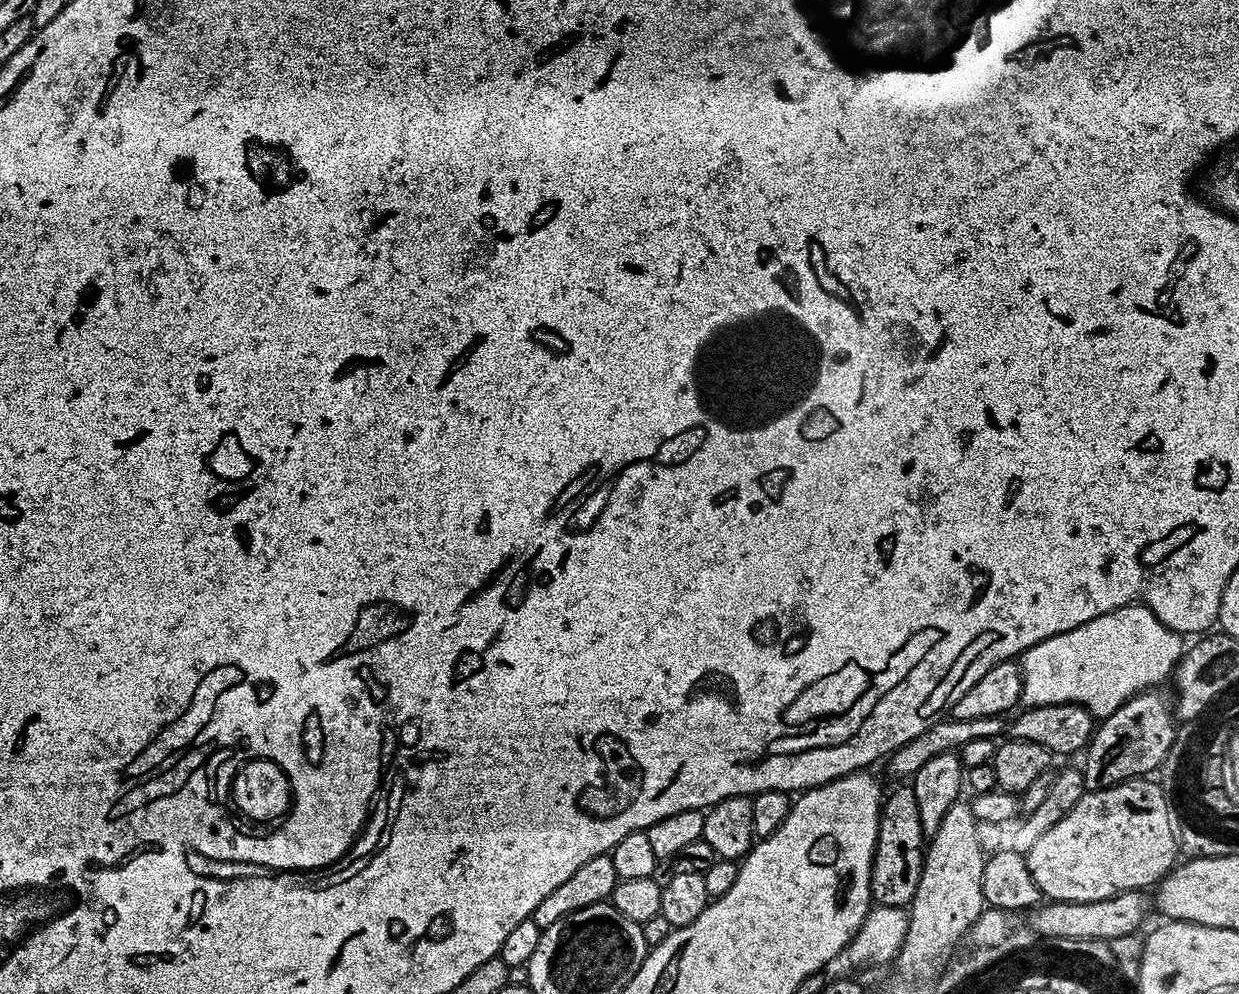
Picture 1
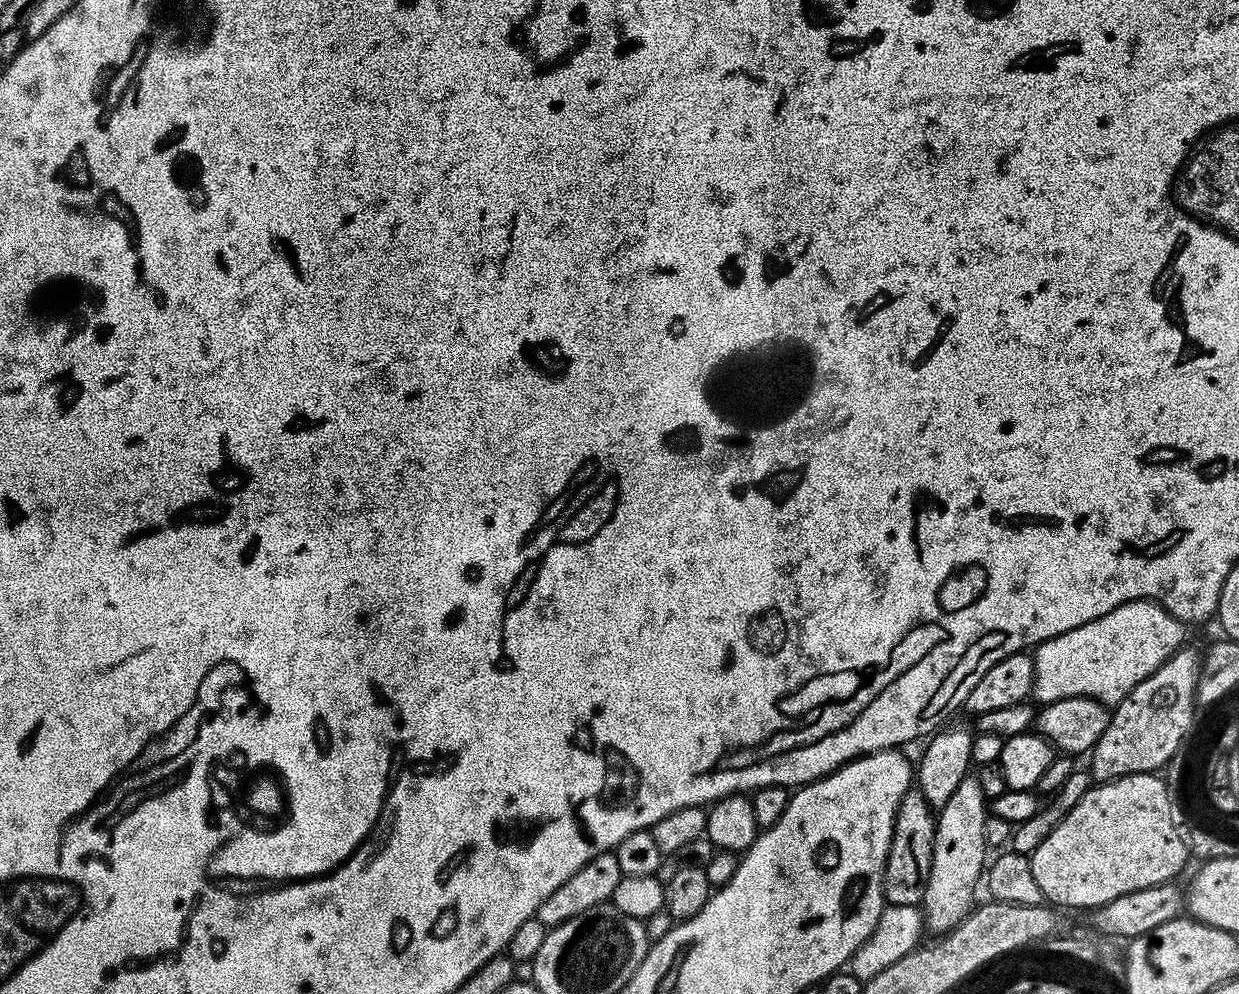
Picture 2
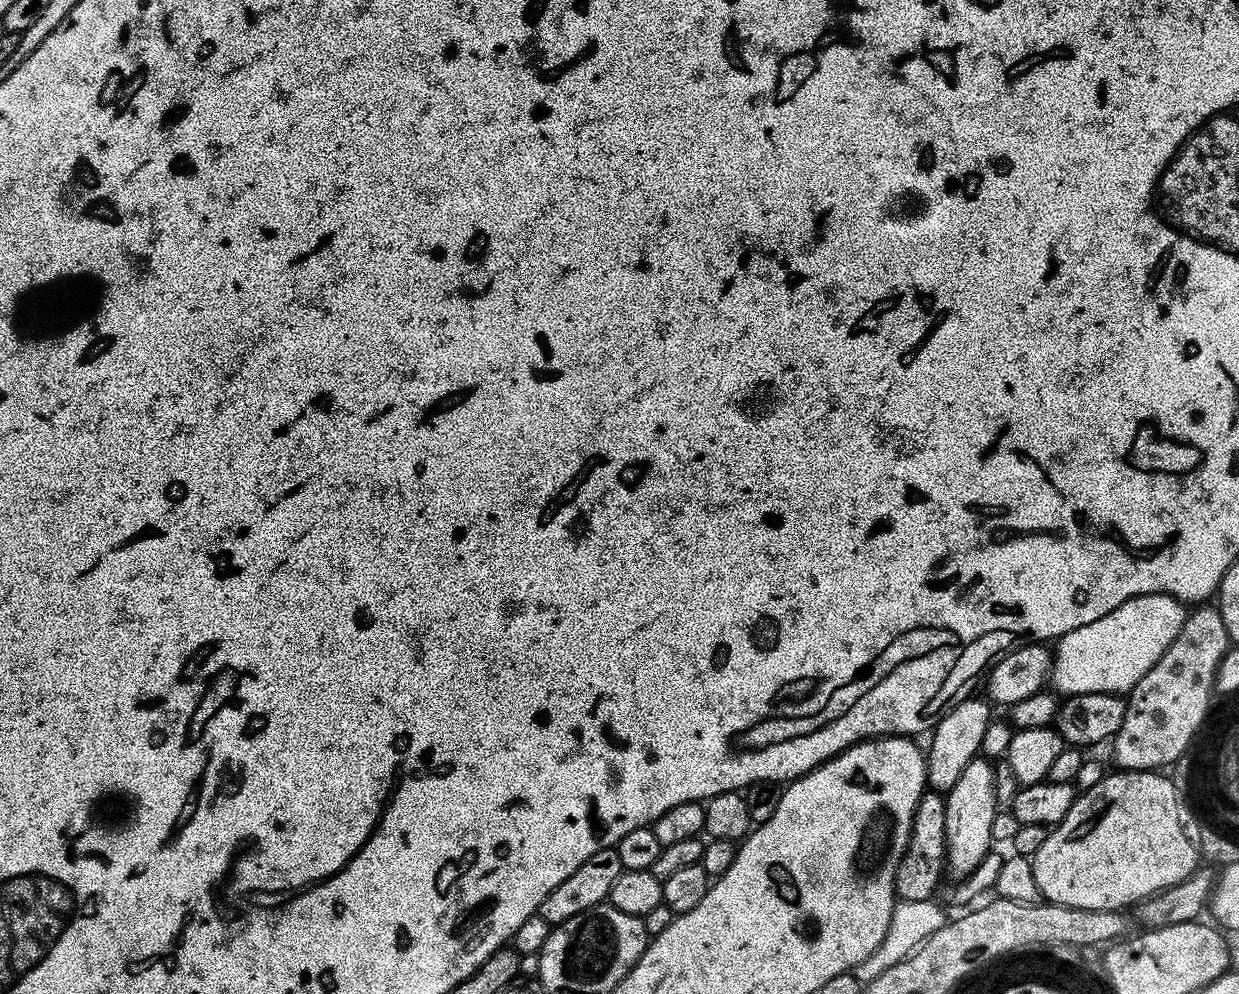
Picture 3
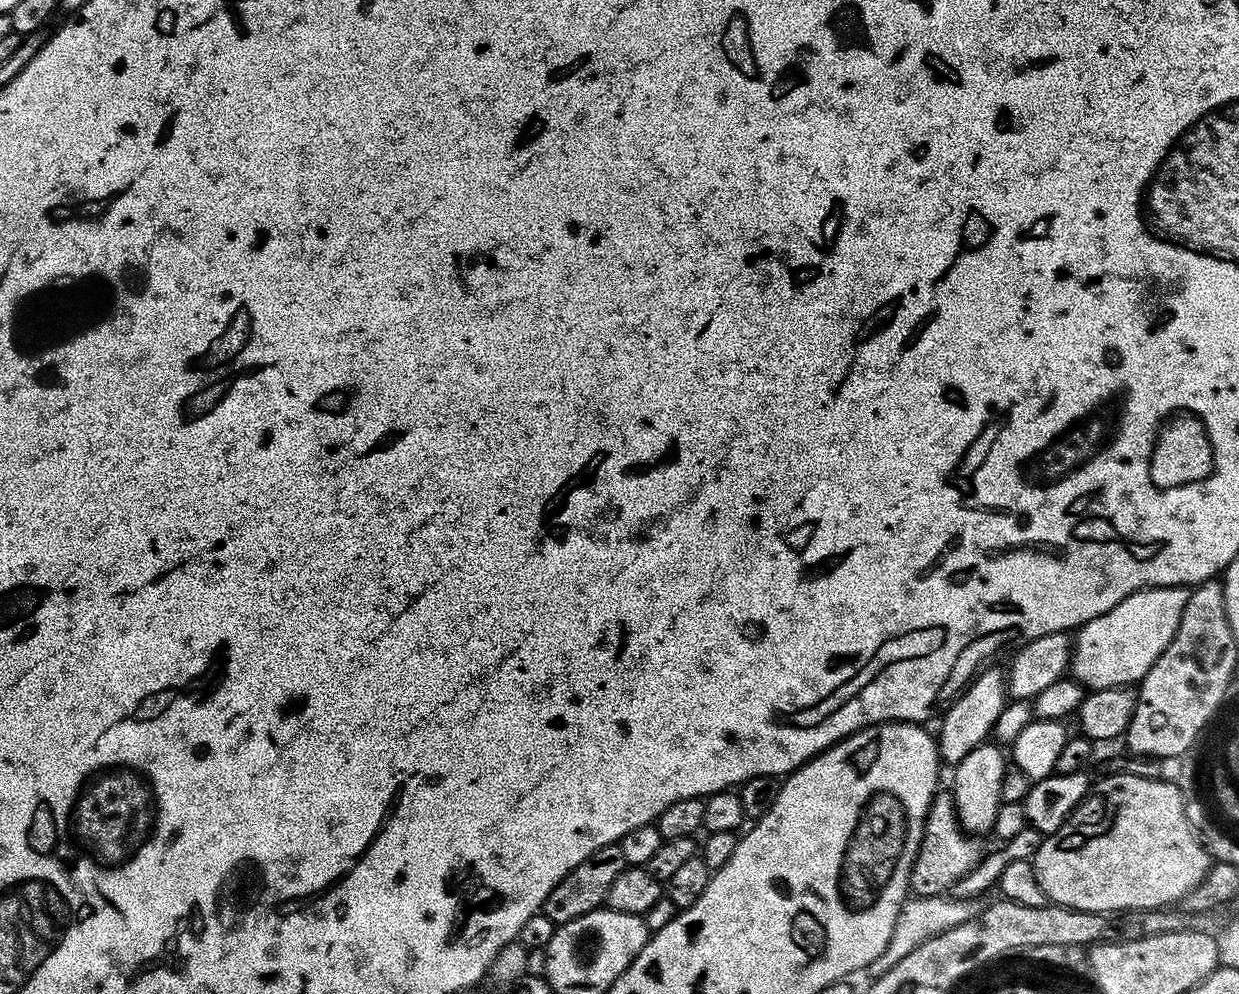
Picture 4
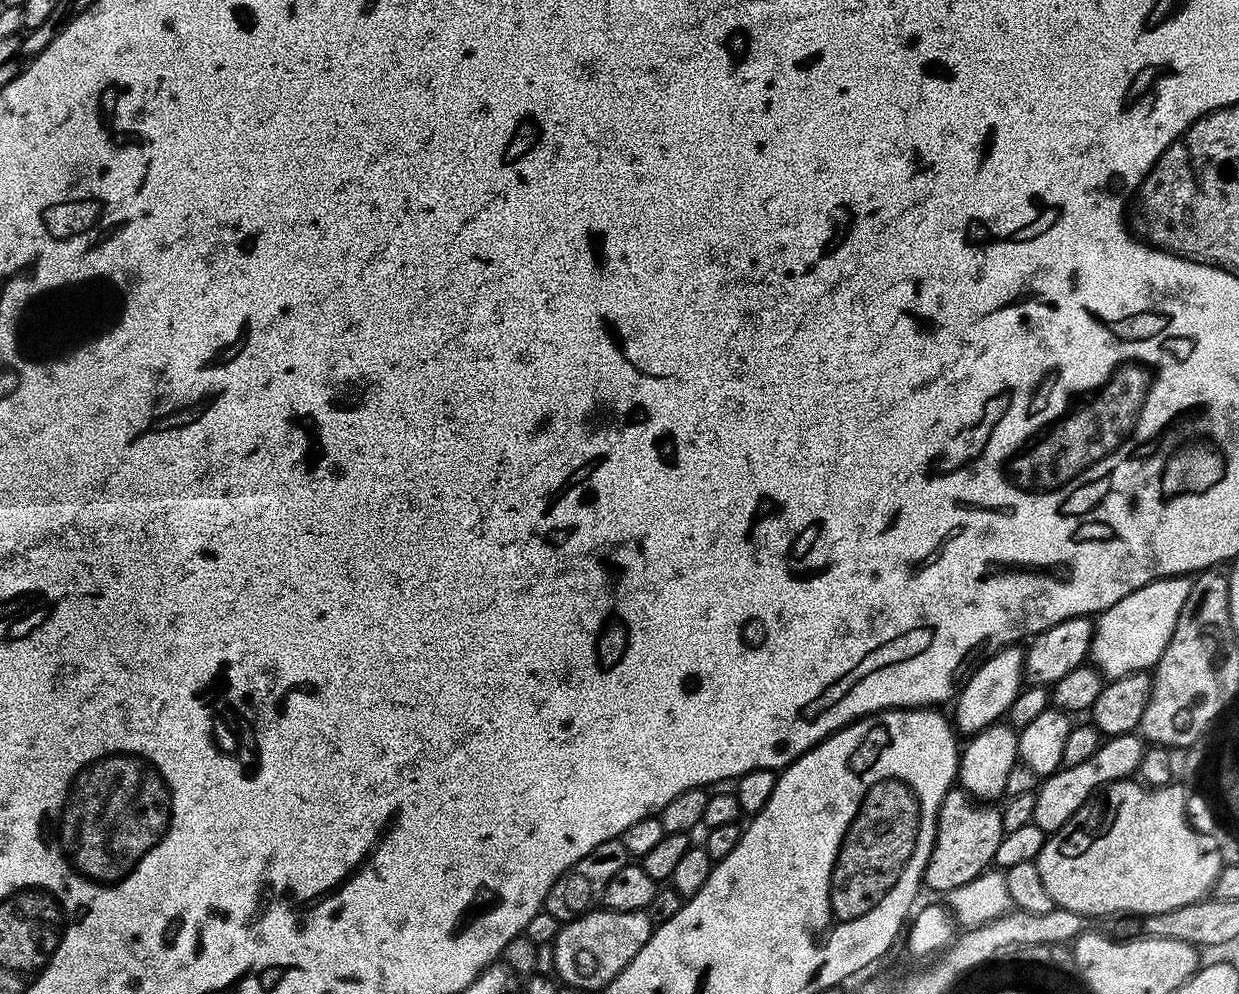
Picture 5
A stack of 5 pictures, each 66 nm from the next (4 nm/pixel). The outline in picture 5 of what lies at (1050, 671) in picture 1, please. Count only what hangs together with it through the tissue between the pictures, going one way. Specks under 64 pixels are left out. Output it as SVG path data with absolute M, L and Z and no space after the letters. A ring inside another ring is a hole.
M1167 576L1165 580L1152 580L1146 586L1126 594L1126 598L1114 602L1114 606L1099 613L1095 617L1092 630L1090 660L1101 676L1115 678L1155 669L1174 634L1174 626L1178 626L1178 614L1182 614L1182 606L1186 606L1186 598L1190 598L1191 589L1192 580L1188 576Z

